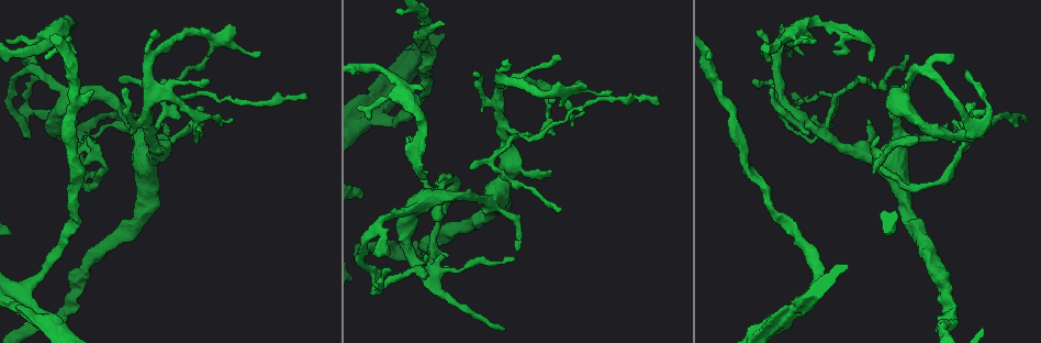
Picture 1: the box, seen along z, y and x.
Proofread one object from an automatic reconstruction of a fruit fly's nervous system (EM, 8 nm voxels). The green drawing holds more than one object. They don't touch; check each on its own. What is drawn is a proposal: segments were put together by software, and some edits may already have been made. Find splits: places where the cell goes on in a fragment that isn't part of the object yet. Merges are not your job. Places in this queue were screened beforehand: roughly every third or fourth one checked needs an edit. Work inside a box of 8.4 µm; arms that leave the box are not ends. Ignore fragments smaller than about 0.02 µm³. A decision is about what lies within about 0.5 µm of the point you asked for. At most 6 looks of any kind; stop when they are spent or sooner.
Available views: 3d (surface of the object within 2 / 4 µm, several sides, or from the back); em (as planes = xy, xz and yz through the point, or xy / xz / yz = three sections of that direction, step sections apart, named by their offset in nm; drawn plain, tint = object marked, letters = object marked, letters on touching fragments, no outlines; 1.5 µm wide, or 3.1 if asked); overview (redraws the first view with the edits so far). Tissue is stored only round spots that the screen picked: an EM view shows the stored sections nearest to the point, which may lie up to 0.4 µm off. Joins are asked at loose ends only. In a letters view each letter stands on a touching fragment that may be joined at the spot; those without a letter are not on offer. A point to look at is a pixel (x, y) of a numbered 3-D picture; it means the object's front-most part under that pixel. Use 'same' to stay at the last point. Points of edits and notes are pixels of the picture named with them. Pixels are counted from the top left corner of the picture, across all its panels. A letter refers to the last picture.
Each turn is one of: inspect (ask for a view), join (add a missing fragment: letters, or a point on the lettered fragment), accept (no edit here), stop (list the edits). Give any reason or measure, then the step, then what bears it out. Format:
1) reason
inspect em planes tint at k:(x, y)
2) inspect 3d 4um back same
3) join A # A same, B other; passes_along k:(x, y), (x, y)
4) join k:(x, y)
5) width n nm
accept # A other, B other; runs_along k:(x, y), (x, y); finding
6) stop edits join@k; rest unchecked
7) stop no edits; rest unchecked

inspect em planes tint at 1:(782, 23)

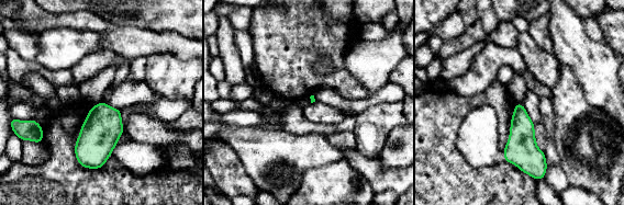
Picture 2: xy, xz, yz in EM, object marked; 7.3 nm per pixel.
inspect em planes letters same

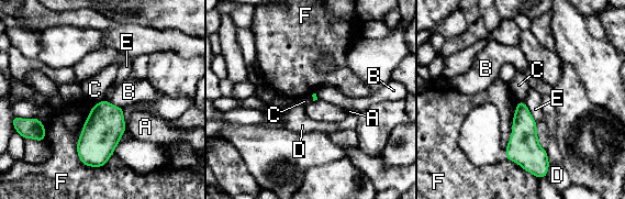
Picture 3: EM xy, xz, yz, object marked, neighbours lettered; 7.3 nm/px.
accept # A other, B other, C other, D other, E other, F other; border 3:(104, 98), (95, 104); no lettered fragment goes on from it

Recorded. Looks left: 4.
inspect em xy step 8 tint at 1:(836, 49)

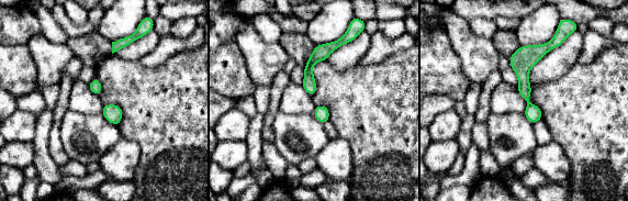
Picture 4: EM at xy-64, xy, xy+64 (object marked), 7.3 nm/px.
inspect em yz step 8 letters same

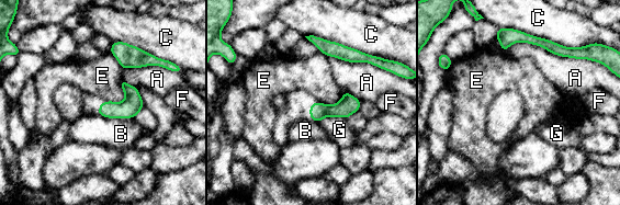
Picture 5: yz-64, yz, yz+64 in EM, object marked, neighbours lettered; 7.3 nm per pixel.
longest_contact A 550 nm
accept # A other, B other, C other, E other, F other, G other; border 5:(122, 78), (124, 98), (108, 101); none of them fits

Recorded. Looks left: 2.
branch stops here
inspect 3d 2um at 1:(757, 30)

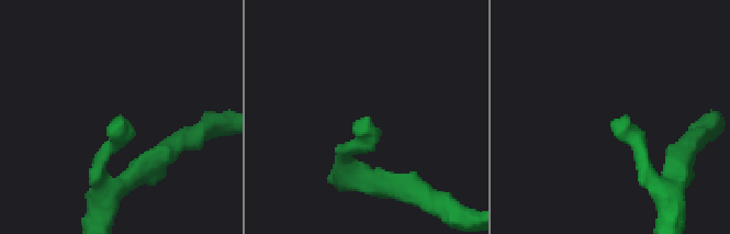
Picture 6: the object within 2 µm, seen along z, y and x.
now the EM
inspect em planes letters at 6:(371, 118)

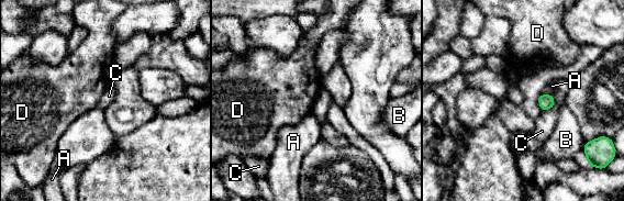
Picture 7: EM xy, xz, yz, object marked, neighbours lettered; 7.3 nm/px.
width 110 nm
accept # A other, B other, C other, D other; border 7:(554, 105), (542, 111); no lettered fragment goes on from it

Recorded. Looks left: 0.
stop no edits; rest unchecked

